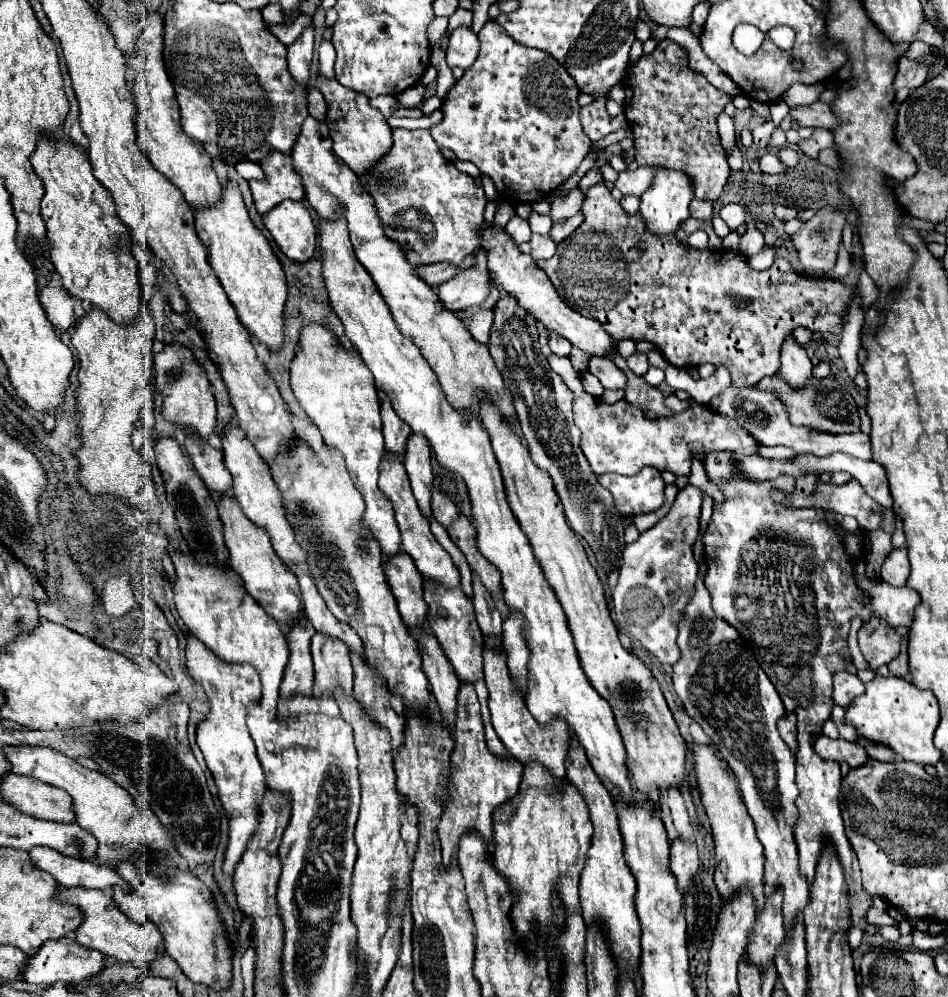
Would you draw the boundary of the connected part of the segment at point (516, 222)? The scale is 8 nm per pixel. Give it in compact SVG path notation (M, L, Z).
M513 216L513 218L509 220L509 224L505 226L505 232L507 232L517 244L521 244L521 242L529 242L529 238L531 238L529 222L523 220L523 218L519 218L519 216Z

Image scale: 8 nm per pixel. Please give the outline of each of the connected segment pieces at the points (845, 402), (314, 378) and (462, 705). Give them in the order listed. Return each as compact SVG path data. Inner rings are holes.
M769 376L759 380L759 384L755 384L755 388L759 390L779 390L781 394L781 402L785 404L789 418L795 426L807 426L807 428L815 428L817 432L831 432L831 434L841 434L841 432L859 432L861 428L861 420L859 420L859 408L857 402L853 400L853 396L845 390L837 390L835 388L835 380L823 378L817 380L813 378L803 390L793 390L789 388L781 378L777 376Z
M311 324L309 328L303 328L299 344L301 350L291 362L291 388L295 392L295 398L321 430L325 446L335 448L343 454L347 472L351 474L355 488L365 498L361 526L379 542L383 560L389 560L401 550L401 532L395 524L391 504L377 488L385 442L381 432L379 398L373 376L371 372L367 372L367 366L359 358L357 350L345 350L337 342L333 332L323 326Z
M461 684L459 688L459 708L457 708L457 724L455 724L455 748L451 752L451 798L445 806L443 820L439 822L439 840L443 848L443 866L451 868L453 856L459 852L459 840L465 832L479 832L485 840L487 856L495 854L495 838L493 838L493 812L503 802L511 800L519 790L519 780L523 772L523 764L519 760L509 758L501 760L487 750L483 738L483 724L479 714L479 702L475 690L469 684Z

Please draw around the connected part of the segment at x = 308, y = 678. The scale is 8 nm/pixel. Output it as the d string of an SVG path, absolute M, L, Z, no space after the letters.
M297 626L287 634L289 642L289 664L285 668L285 676L281 682L279 696L281 698L291 698L291 696L311 696L313 694L313 680L315 680L315 670L313 670L313 658L311 658L311 636L315 630Z

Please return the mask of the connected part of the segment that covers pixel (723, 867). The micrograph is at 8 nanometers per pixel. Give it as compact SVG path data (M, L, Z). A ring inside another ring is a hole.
M695 746L695 772L699 780L699 790L701 790L701 802L707 810L711 830L713 830L713 840L715 840L715 884L723 900L729 900L735 896L739 890L749 890L755 898L757 912L765 908L765 882L763 882L763 868L765 868L765 856L763 856L763 846L759 844L753 828L753 820L739 798L737 784L727 776L721 760L715 756L711 746Z

